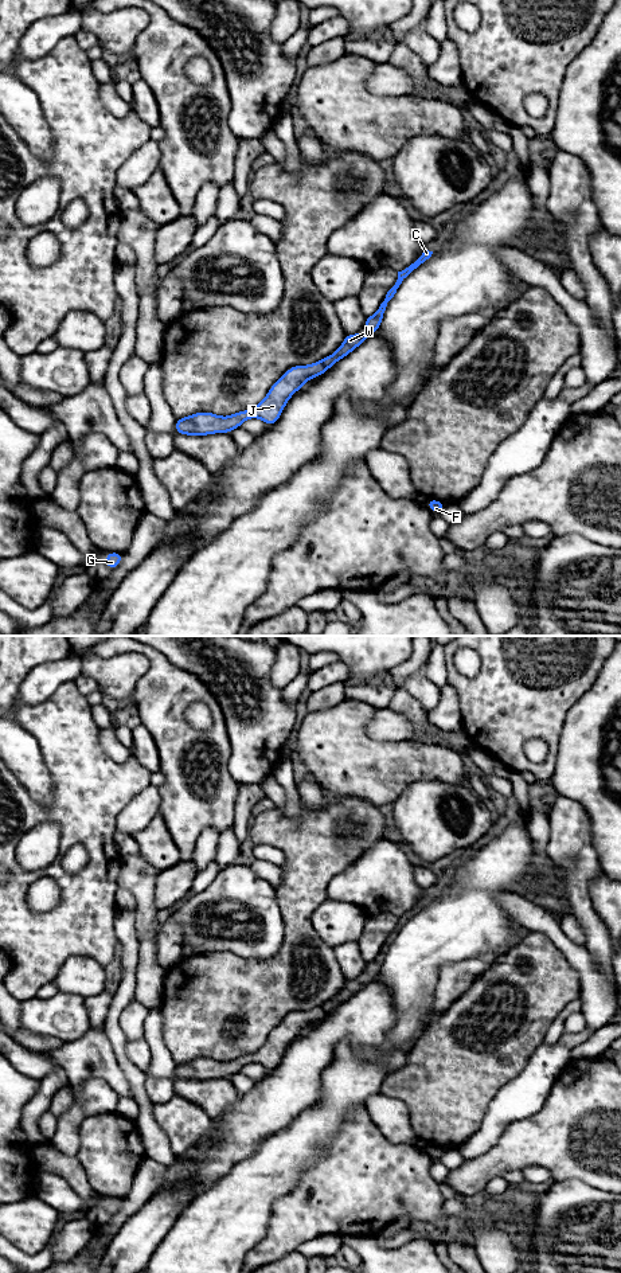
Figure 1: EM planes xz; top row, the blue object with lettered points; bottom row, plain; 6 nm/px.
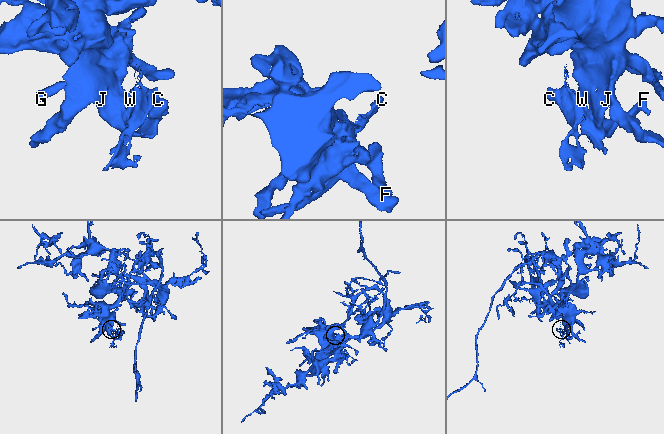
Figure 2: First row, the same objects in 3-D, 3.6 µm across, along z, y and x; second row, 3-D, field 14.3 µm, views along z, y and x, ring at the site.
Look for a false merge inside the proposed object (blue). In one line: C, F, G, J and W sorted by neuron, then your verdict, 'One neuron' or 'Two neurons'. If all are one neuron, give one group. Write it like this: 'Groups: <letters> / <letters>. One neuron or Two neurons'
Groups: C F G J W. One neuron

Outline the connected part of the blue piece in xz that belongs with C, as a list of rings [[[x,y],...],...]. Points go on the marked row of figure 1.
[[[425,250],[411,265],[398,272],[398,280],[395,285],[387,292],[384,301],[380,304],[375,315],[366,317],[364,328],[368,333],[345,335],[343,344],[336,352],[327,356],[323,360],[312,363],[309,366],[290,367],[269,390],[263,401],[250,410],[238,411],[230,417],[219,417],[214,413],[194,413],[190,417],[177,418],[176,434],[187,436],[208,436],[212,433],[230,433],[237,427],[241,427],[242,422],[249,418],[259,418],[266,422],[267,426],[274,425],[290,397],[300,390],[305,382],[312,378],[320,376],[336,362],[347,356],[363,341],[370,339],[379,328],[387,302],[394,297],[397,289],[402,281],[418,269],[423,262],[431,257],[433,251]]]

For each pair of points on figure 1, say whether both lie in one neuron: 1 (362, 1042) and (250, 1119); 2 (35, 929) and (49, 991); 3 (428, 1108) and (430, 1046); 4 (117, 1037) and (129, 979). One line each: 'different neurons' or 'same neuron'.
1: same neuron
2: different neurons
3: same neuron
4: same neuron

